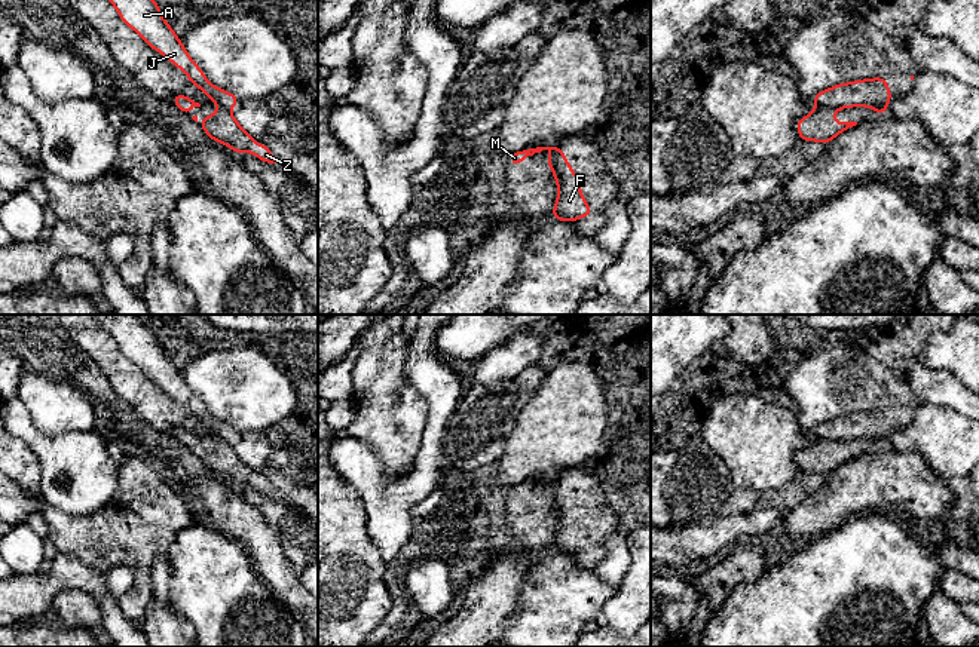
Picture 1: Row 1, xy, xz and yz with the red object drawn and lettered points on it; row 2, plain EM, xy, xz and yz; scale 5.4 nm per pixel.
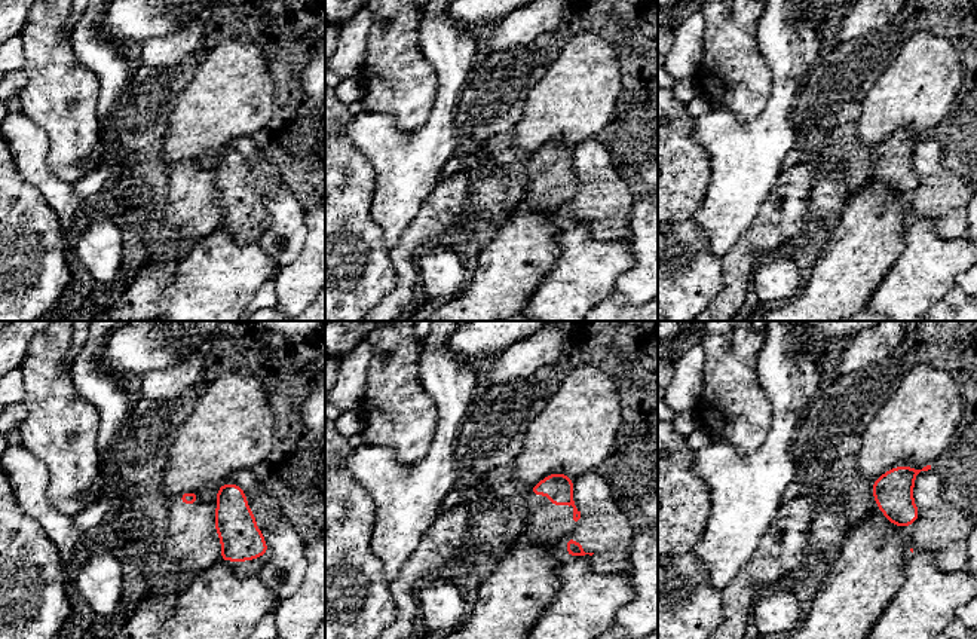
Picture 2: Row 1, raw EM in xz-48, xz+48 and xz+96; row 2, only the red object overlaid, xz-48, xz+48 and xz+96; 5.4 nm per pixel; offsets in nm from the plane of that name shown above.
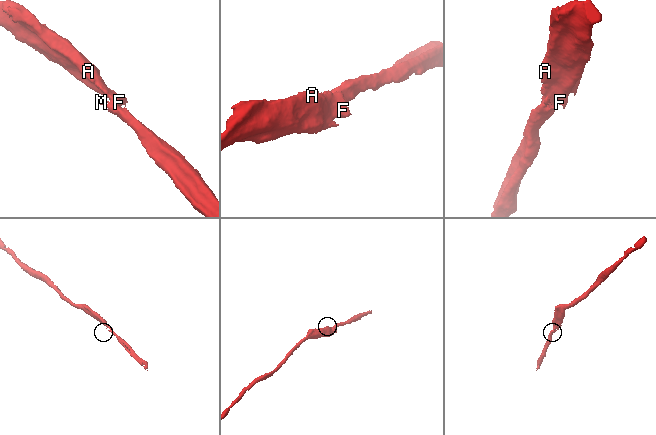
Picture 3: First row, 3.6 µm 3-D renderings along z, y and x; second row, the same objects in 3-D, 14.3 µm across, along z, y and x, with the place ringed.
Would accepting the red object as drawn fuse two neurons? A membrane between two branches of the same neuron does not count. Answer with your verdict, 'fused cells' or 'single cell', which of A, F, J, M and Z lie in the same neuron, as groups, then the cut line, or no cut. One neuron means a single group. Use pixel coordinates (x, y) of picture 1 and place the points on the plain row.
fused cells; A F J / M Z; cut in xz along (559, 480), (551, 500)

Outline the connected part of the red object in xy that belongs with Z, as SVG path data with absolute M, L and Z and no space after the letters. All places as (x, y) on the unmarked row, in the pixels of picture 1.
M217 436L217 444L201 454L204 464L215 475L221 475L241 487L251 484L267 496L276 496L272 484L256 475L248 464L235 453L230 444Z

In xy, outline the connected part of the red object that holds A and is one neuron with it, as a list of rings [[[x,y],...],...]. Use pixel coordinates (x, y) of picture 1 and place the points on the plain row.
[[[95,315],[100,325],[111,334],[120,352],[141,371],[168,393],[187,407],[211,433],[227,444],[239,433],[233,426],[211,417],[204,404],[189,389],[181,372],[163,352],[157,335],[149,329],[135,315]]]

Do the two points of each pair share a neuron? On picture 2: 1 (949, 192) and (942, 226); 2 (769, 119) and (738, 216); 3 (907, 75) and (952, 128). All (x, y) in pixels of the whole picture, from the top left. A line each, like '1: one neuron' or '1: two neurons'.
1: one neuron
2: one neuron
3: two neurons

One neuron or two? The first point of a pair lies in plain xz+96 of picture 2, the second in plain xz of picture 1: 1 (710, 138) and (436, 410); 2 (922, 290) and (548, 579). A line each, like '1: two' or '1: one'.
1: one
2: one

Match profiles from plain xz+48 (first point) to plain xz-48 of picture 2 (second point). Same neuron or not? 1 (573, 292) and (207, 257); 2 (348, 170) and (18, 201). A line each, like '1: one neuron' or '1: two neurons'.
1: one neuron
2: one neuron

